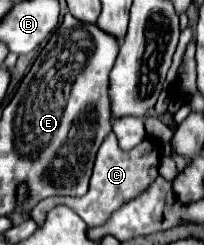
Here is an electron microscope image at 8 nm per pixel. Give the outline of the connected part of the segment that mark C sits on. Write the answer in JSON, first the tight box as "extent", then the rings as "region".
{"extent":[31,132,159,228],"region":[[[111,132],[99,152],[97,152],[97,158],[95,158],[95,166],[93,166],[93,176],[91,176],[91,184],[89,184],[89,192],[81,198],[67,198],[67,196],[53,196],[53,198],[45,198],[41,200],[33,212],[31,212],[31,218],[33,222],[37,224],[37,228],[43,226],[45,222],[45,216],[51,208],[59,206],[59,204],[65,204],[69,208],[73,208],[87,224],[87,228],[95,228],[95,226],[101,226],[105,224],[105,220],[119,208],[123,206],[125,202],[129,202],[131,198],[135,198],[137,194],[141,194],[159,174],[159,144],[155,140],[143,140],[139,146],[135,146],[133,150],[129,152],[123,152],[121,148],[117,148],[117,142],[115,142],[115,134]]]}

